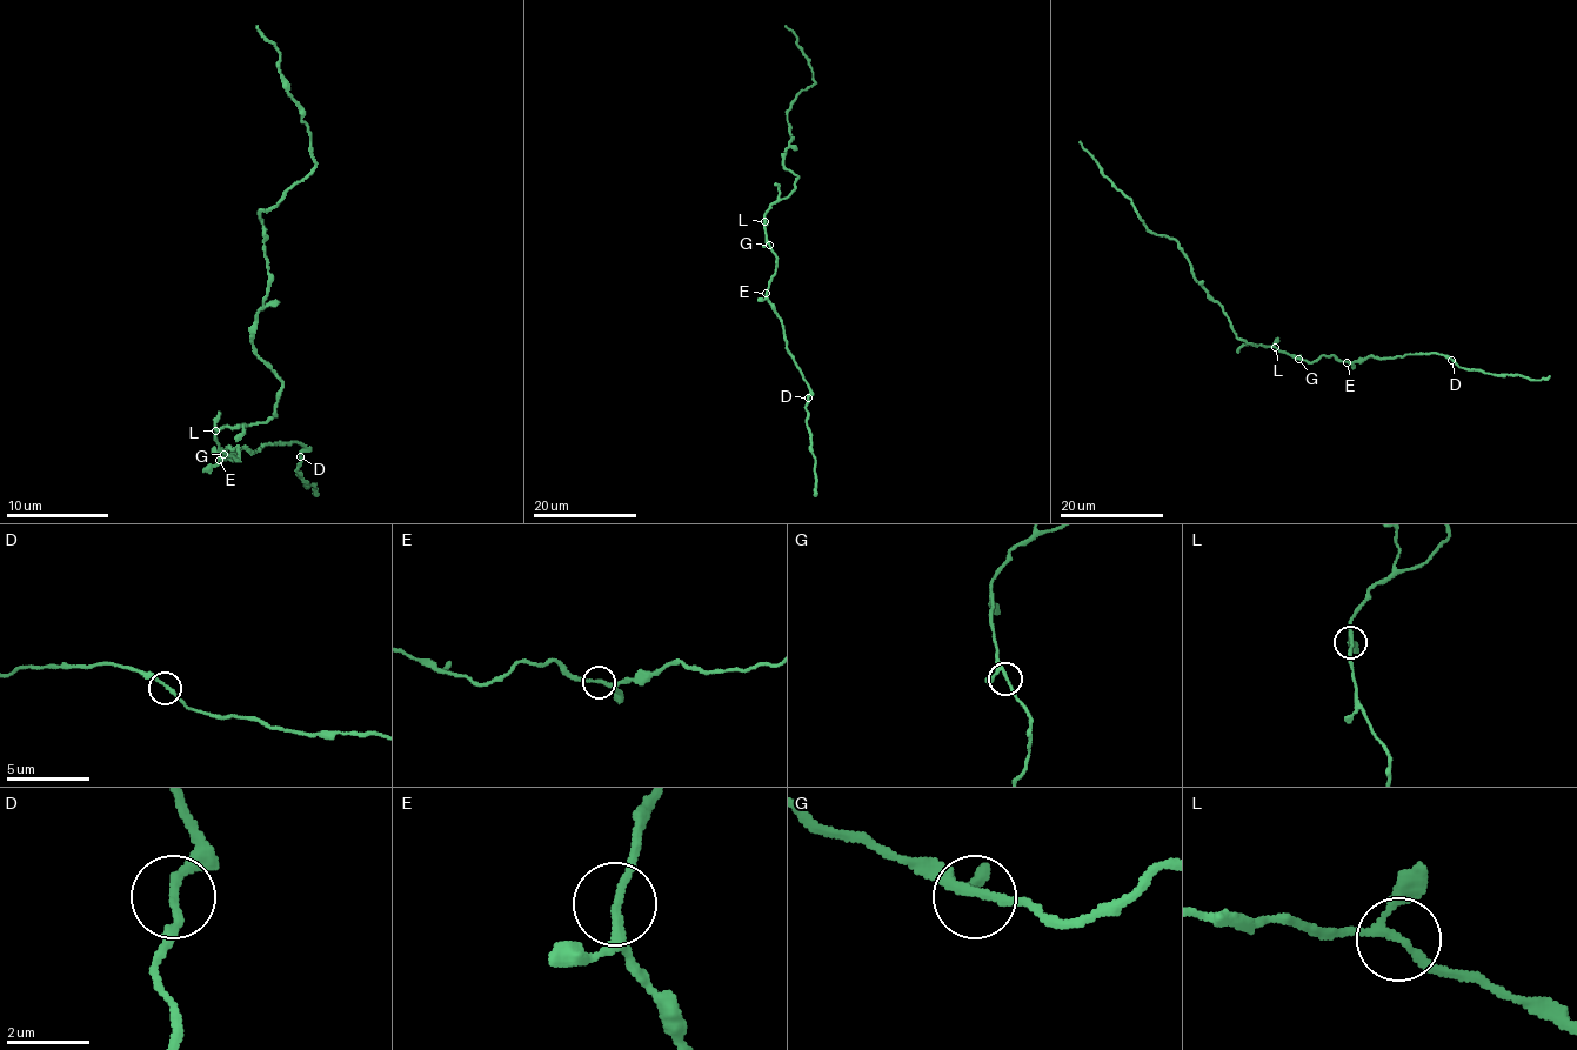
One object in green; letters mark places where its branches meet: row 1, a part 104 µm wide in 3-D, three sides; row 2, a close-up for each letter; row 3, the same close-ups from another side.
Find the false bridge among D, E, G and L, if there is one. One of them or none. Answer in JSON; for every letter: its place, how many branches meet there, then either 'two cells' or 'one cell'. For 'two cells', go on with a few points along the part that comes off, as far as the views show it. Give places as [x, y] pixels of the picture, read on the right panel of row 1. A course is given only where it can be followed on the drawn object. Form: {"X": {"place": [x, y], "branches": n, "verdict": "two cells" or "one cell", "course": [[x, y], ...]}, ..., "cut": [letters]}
{"D": {"place": [1451, 360], "branches": 2, "verdict": "one cell"}, "E": {"place": [1347, 362], "branches": 2, "verdict": "one cell"}, "G": {"place": [1298, 359], "branches": 3, "verdict": "one cell"}, "L": {"place": [1275, 347], "branches": 3, "verdict": "one cell"}, "cut": []}

